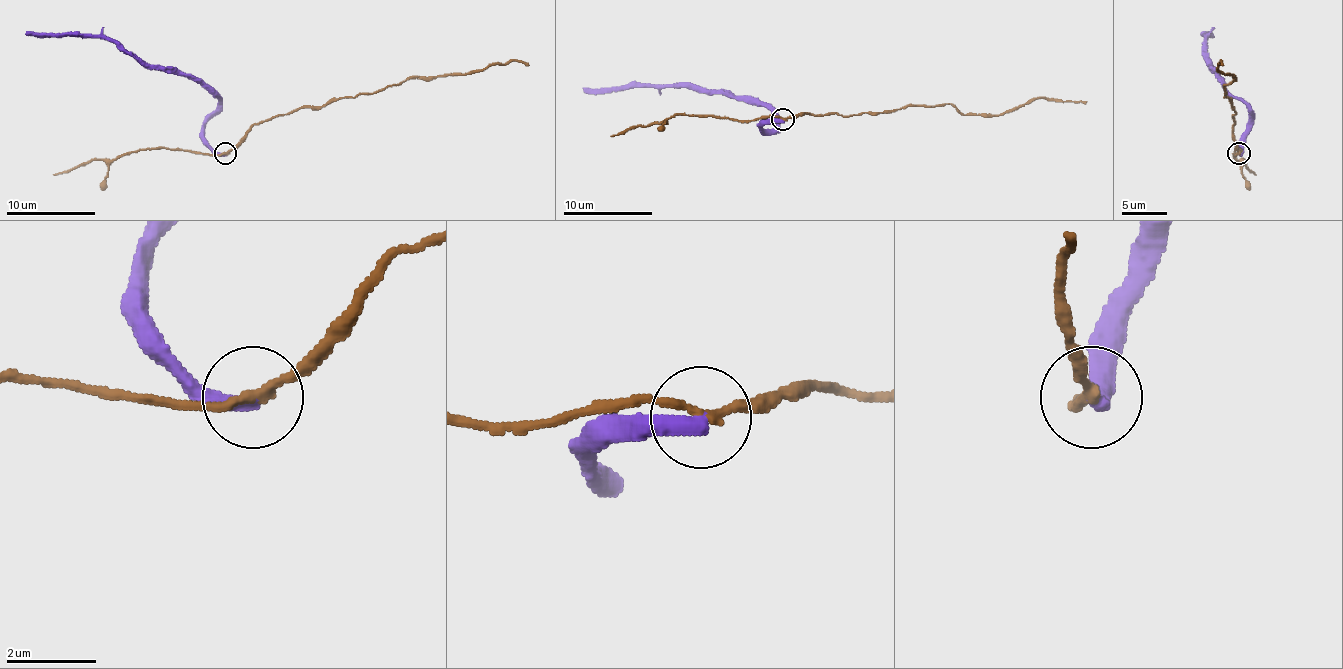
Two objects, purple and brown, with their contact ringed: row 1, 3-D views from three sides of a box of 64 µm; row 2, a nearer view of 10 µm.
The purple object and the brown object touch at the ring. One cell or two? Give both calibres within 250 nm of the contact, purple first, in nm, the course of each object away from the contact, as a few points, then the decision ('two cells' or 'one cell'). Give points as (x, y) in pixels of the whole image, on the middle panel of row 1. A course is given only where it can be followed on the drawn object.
400 nm thick on the purple side, 200 nm on the other; purple runs (782, 119), (775, 119), (762, 127), (773, 130), (775, 116), (753, 103), (688, 87), (583, 87); brown runs (782, 119), (813, 114), (851, 116), (865, 112), (952, 103), (963, 114), (1003, 114), (1037, 98), (1086, 103); two cells

